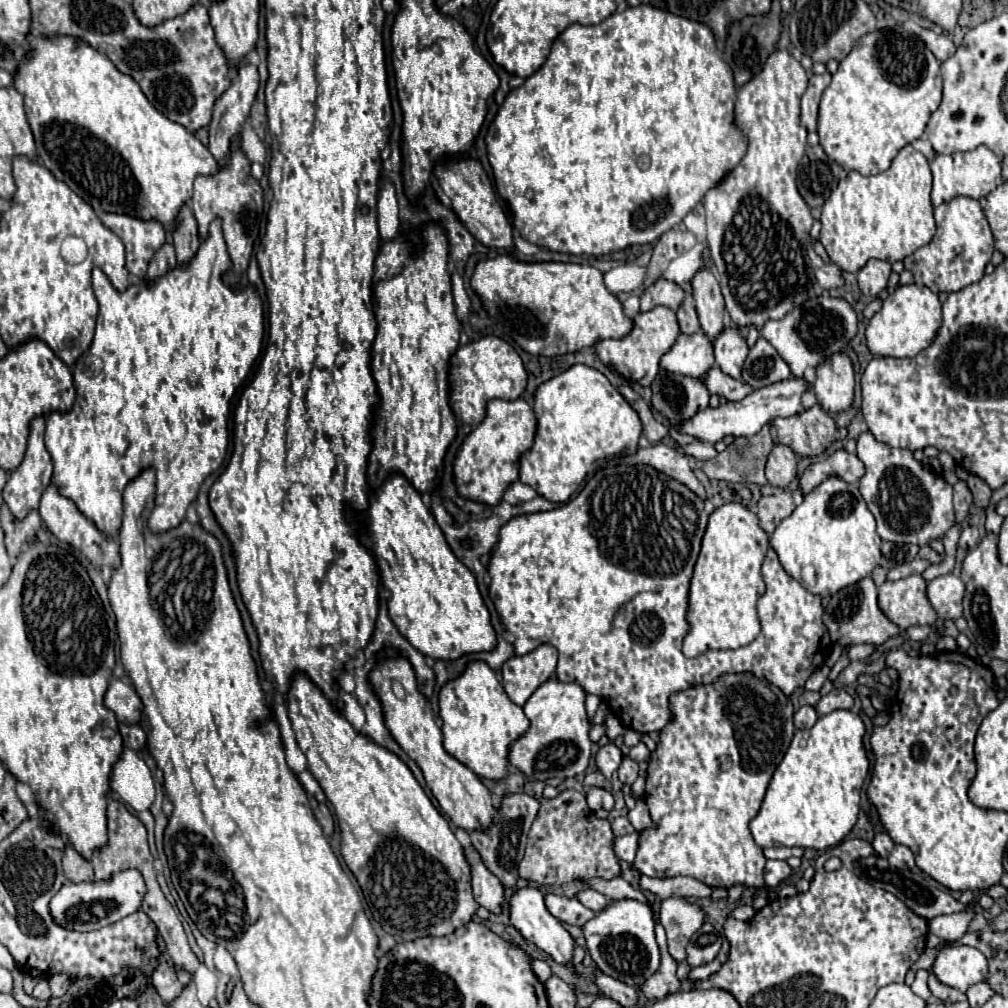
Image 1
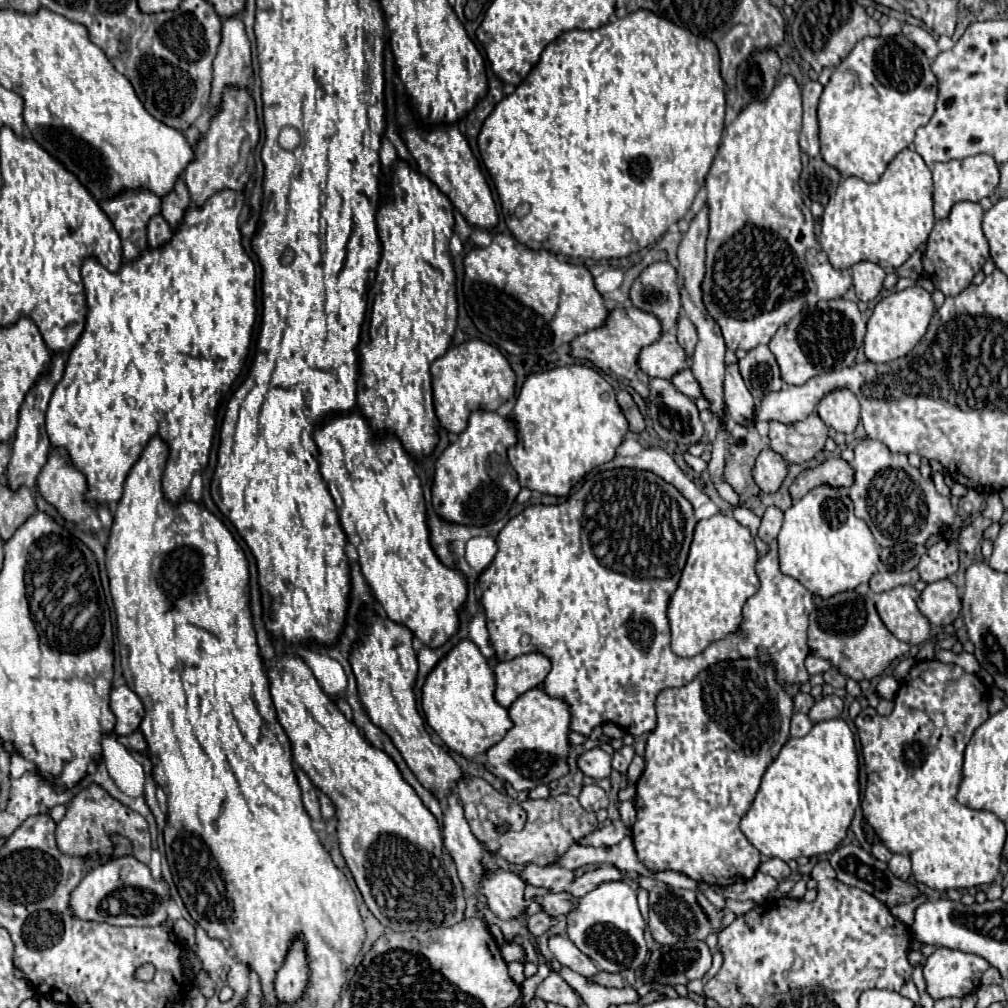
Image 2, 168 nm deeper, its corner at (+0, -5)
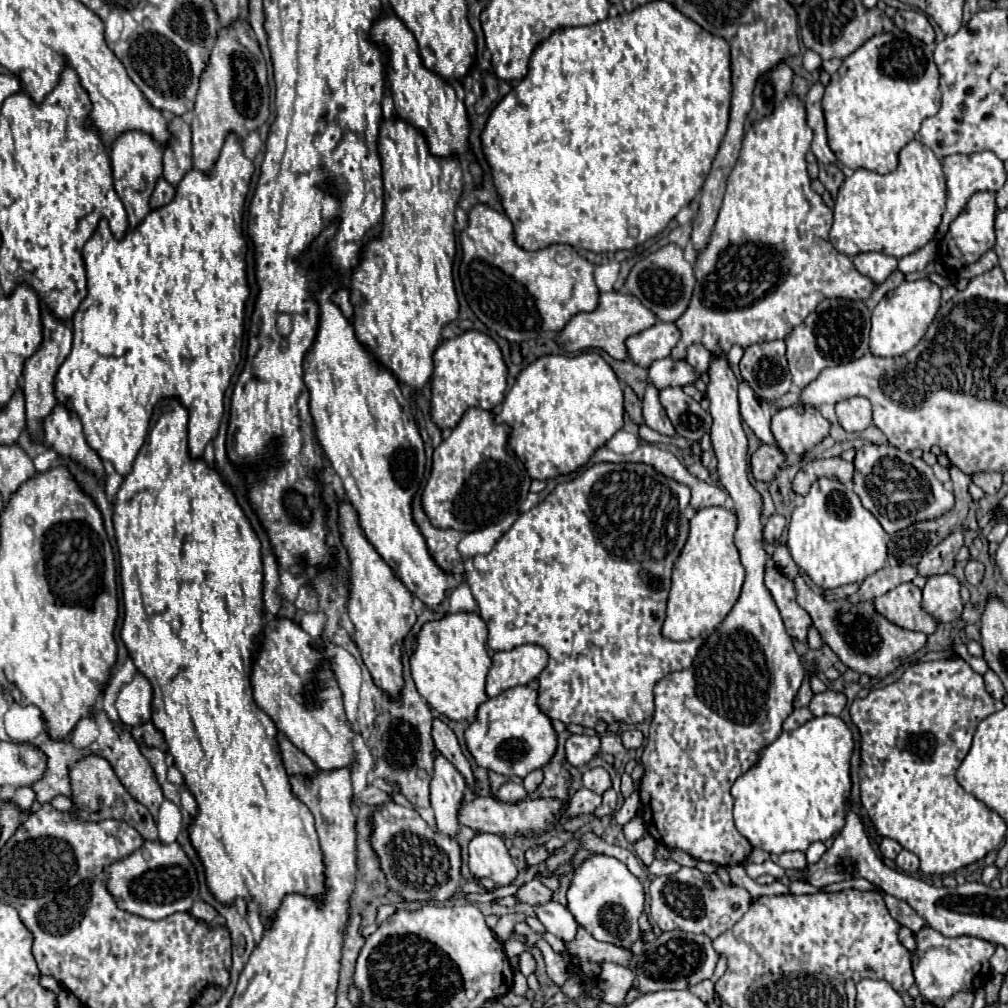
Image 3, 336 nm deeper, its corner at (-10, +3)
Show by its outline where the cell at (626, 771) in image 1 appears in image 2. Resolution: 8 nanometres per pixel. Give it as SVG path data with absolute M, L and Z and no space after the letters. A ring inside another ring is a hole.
M624 746L624 748L616 750L614 756L612 756L612 768L614 768L616 772L620 772L622 776L626 776L632 758L634 758L634 748L632 748L632 746Z

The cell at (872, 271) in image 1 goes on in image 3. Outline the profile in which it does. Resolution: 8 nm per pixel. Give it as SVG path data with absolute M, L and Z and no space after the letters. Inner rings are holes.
M862 252L856 254L852 258L856 270L868 278L872 278L876 284L882 284L898 266L898 260L888 256L888 254L880 254L880 252Z

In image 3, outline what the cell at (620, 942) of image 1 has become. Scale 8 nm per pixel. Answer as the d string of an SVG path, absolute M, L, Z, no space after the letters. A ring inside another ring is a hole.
M590 854L584 862L574 866L566 898L576 922L596 940L630 948L640 936L638 916L644 910L644 888L620 860L606 854Z

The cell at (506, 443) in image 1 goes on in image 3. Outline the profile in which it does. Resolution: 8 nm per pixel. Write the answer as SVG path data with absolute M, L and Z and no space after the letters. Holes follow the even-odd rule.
M468 408L452 434L434 448L432 470L422 492L422 508L436 528L482 530L520 510L528 496L530 480L524 464L508 452L508 426L496 424L492 412Z

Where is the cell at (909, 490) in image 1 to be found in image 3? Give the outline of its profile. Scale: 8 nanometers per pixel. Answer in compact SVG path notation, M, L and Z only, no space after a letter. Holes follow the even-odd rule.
M864 444L860 450L856 450L854 456L854 492L860 496L862 506L868 508L876 520L882 524L882 528L888 534L894 534L896 530L902 530L904 526L910 526L914 520L928 520L928 518L936 518L940 514L944 514L944 510L952 508L952 492L948 488L944 488L942 482L936 480L932 468L924 462L924 460L916 460L912 458L908 452L896 450L894 446L886 446L886 444Z

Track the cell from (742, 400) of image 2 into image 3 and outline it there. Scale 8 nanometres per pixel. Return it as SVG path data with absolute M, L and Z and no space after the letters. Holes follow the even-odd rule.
M740 382L738 402L740 402L742 420L758 436L758 440L762 444L774 446L776 442L774 442L774 436L770 432L770 416L772 416L770 406L766 402L760 402L760 398L754 394L754 390L746 382Z

